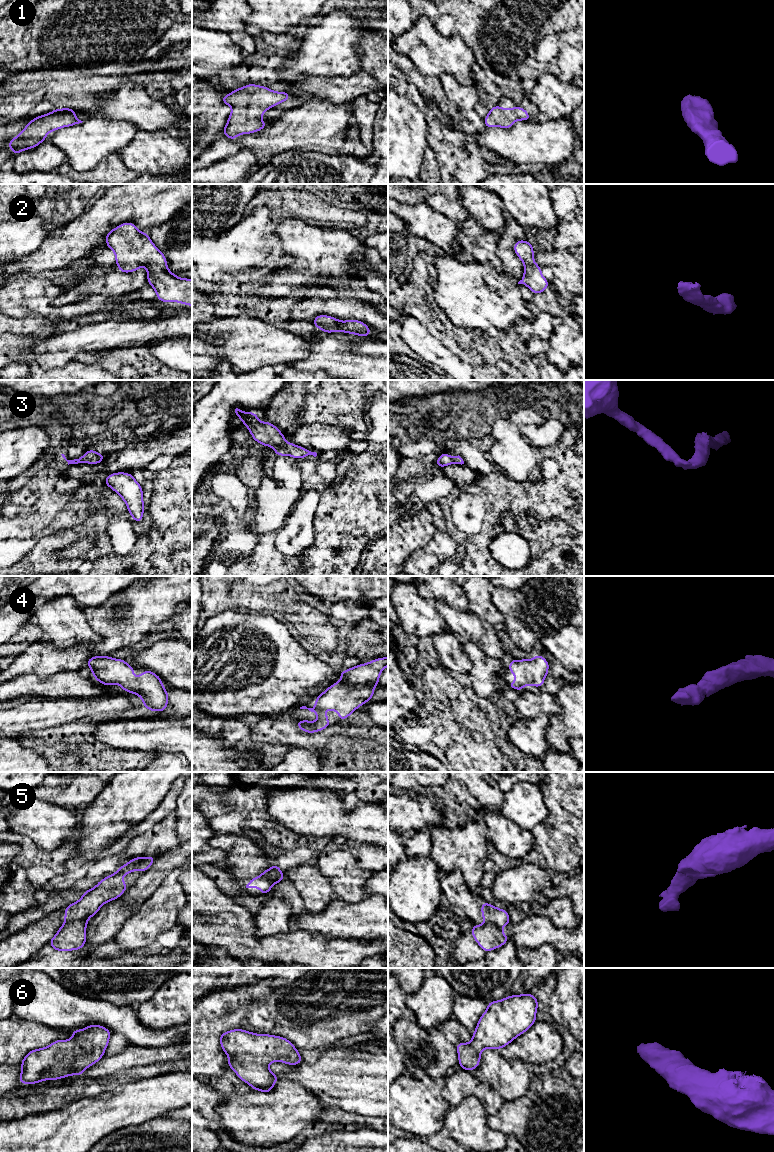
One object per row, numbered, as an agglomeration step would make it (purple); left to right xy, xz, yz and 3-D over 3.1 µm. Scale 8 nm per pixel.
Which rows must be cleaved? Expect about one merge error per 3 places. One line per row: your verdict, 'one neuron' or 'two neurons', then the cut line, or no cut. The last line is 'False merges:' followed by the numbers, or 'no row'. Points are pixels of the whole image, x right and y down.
1: one neuron | no cut
2: one neuron | no cut
3: one neuron | no cut
4: one neuron | no cut
5: two neurons | xy (87, 919), (65, 923)
6: one neuron | no cut
False merges: 5

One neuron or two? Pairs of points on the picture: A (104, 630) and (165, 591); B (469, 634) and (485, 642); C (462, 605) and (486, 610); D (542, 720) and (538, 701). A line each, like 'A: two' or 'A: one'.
A: one
B: one
C: two
D: two

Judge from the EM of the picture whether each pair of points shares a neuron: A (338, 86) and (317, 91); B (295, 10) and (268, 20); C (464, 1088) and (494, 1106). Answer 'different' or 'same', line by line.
A: same
B: same
C: same

